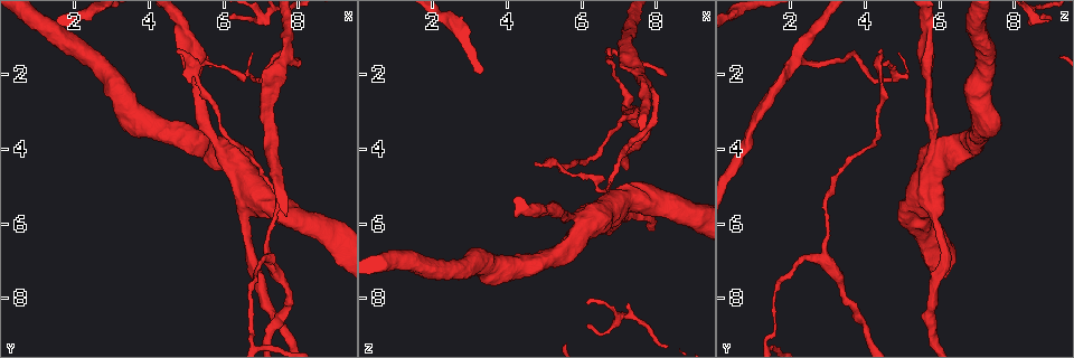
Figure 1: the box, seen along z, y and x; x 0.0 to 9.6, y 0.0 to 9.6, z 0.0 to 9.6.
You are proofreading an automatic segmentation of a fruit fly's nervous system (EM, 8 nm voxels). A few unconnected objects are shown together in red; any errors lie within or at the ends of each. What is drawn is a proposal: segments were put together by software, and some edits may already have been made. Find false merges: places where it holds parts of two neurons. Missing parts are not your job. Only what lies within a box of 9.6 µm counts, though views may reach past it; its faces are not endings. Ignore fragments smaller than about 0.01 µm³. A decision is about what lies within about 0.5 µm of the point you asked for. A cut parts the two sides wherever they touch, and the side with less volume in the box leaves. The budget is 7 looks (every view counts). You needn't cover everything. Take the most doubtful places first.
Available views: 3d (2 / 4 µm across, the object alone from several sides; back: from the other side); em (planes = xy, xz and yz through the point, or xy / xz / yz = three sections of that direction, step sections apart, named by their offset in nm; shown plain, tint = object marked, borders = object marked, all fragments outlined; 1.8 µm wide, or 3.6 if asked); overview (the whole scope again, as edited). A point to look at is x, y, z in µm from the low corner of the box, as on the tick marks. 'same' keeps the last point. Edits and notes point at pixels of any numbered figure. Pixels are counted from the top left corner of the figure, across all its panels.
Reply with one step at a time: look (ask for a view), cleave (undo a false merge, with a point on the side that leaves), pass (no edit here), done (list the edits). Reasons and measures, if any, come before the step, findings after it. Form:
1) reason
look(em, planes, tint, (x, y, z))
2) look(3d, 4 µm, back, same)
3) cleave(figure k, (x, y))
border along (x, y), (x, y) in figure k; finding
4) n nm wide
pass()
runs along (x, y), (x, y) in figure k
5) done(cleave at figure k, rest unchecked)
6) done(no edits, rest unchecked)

abrupt turn
look(3d, 2 µm, (5.30, 1.70, 4.45))

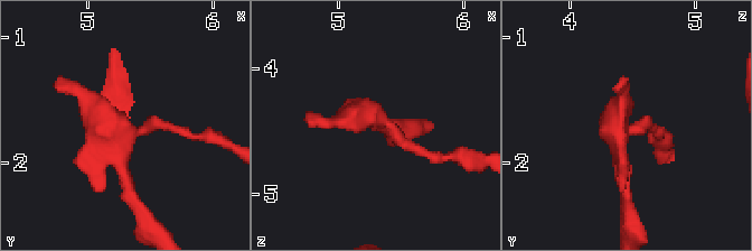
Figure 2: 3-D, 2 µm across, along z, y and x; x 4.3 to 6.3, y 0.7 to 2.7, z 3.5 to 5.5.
look(em, xy, step 16, borders, (5.30, 1.74, 4.40))

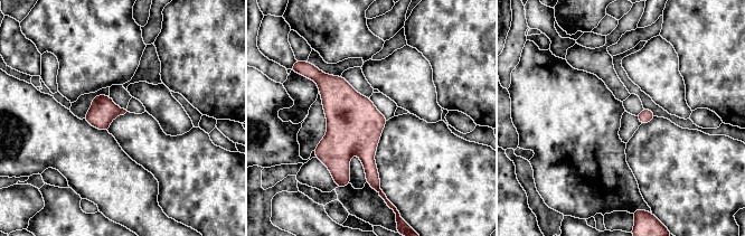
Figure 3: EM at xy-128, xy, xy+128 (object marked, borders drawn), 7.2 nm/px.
pass()
one neuron here

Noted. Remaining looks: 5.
abrupt turn
look(em, xy, step 16, tint, (7.15, 6.85, 2.95))

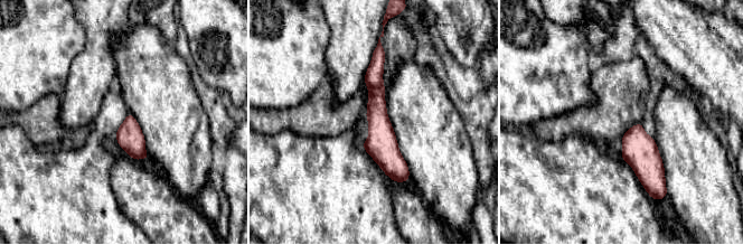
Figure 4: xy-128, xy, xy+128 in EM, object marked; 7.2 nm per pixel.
look(em, yz, step 4, tint, same)

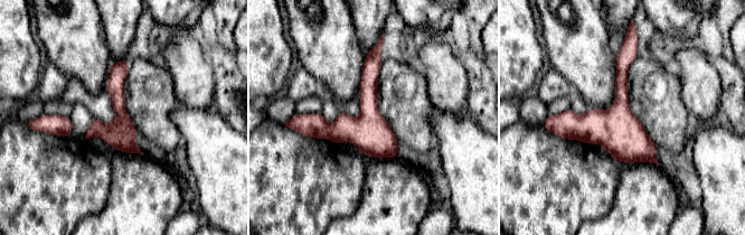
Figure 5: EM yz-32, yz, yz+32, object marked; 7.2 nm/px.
pass()
all the same neuron

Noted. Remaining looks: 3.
calibre changes
look(em, 3.6 µm, xz, step 4, tint, (5.90, 3.90, 5.95))

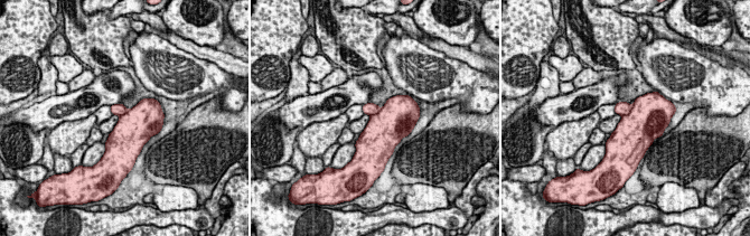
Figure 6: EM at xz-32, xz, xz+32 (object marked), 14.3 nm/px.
cut it another way
look(em, 3.6 µm, planes, borders, same)

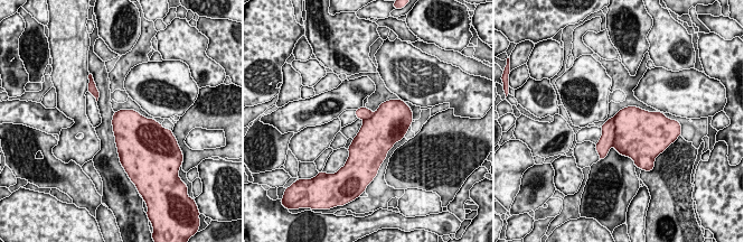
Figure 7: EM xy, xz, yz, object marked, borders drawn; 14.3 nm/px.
440 nm wide
cleave(figure 7, (605, 142))
a second neuron is stuck on

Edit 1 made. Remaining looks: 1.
done(cleave at figure 7, rest unchecked)

